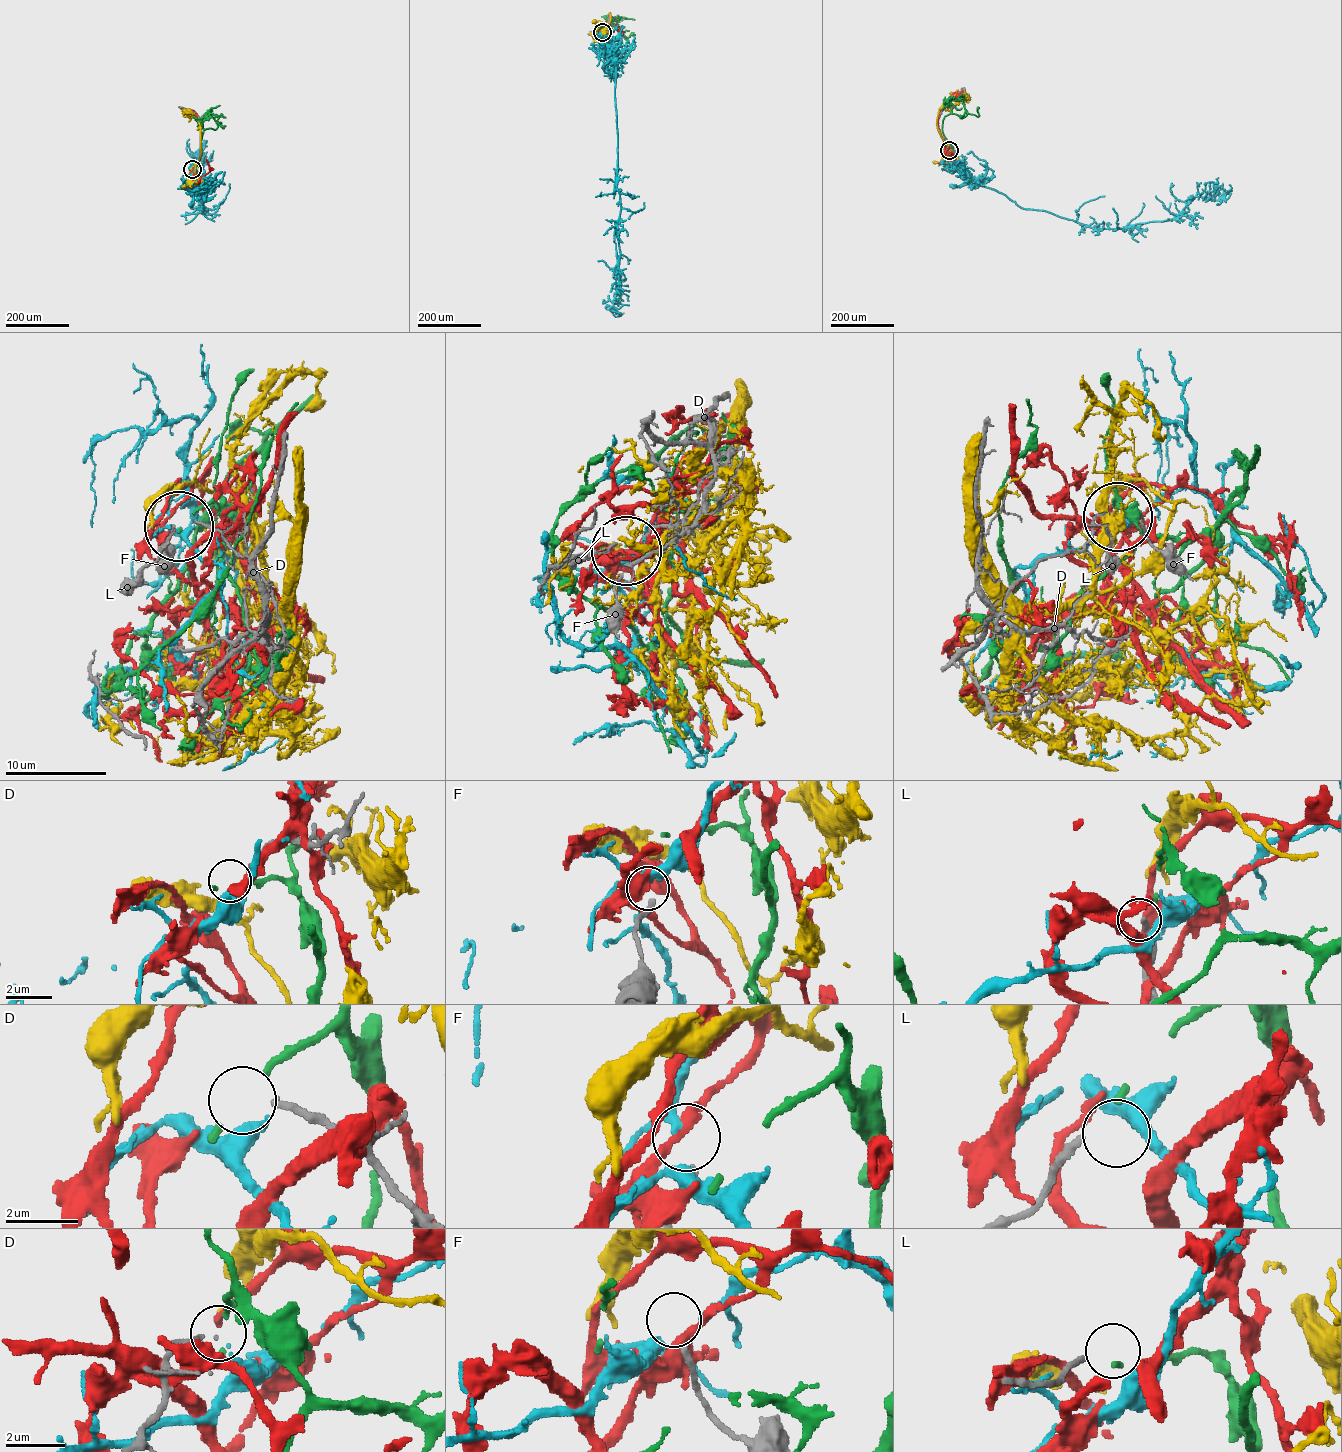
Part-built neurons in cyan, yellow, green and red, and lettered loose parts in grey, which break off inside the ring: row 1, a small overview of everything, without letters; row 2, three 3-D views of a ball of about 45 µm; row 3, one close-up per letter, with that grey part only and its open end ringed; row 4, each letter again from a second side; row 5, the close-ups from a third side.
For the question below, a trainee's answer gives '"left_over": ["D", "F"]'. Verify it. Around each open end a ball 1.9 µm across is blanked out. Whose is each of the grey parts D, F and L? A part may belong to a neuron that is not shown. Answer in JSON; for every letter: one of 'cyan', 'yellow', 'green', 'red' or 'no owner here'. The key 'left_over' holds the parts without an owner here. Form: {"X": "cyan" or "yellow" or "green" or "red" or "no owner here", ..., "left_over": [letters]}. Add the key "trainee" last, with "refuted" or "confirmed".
{"D": "no owner here", "F": "no owner here", "L": "green", "left_over": ["D", "F"], "trainee": "confirmed"}

